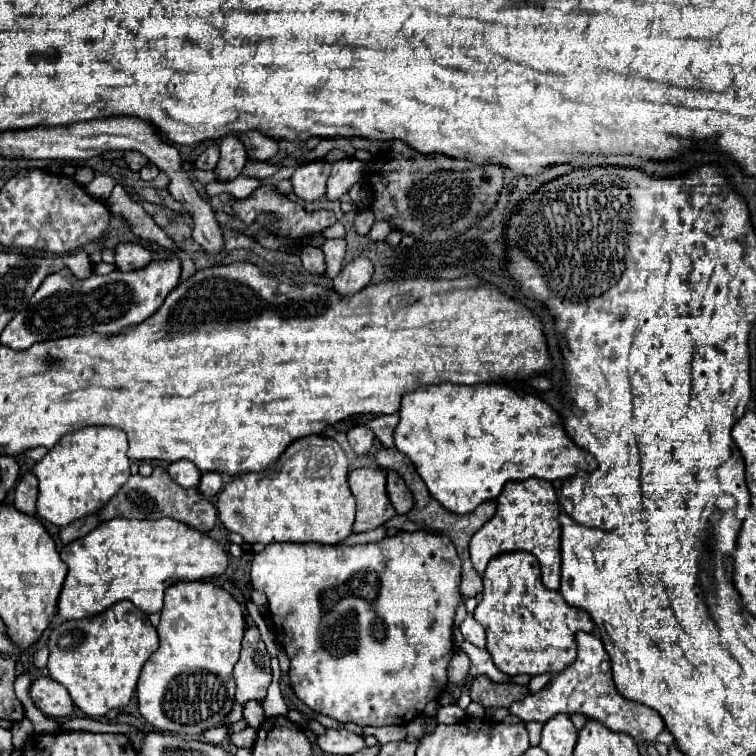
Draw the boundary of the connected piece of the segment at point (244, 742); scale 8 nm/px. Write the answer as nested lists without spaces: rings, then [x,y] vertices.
[[[246,727],[246,729],[242,729],[240,733],[232,735],[230,739],[232,739],[232,743],[234,743],[236,747],[252,747],[254,741],[256,741],[256,729]]]

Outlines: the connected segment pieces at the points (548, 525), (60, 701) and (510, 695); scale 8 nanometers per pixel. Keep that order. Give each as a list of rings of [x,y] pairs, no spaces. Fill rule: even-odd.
[[[526,479],[526,481],[510,481],[502,489],[498,497],[496,515],[476,531],[470,541],[470,555],[474,569],[482,575],[488,561],[500,553],[510,551],[526,551],[532,553],[542,571],[542,583],[548,589],[560,587],[560,505],[556,491],[550,481],[542,479]]]
[[[50,677],[36,679],[30,687],[30,697],[46,717],[66,717],[74,711],[66,687]]]
[[[478,675],[470,697],[484,707],[510,707],[514,701],[524,699],[528,695],[528,687],[522,685],[508,685],[508,683],[492,683],[486,675]]]

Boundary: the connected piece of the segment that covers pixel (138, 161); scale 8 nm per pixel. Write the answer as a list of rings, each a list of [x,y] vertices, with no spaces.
[[[124,151],[124,161],[132,171],[140,171],[148,163],[148,159],[138,151]]]

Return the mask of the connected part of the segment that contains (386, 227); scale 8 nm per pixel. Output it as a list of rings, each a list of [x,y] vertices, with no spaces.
[[[384,219],[384,221],[376,221],[374,227],[370,229],[368,237],[370,237],[370,239],[386,239],[390,231],[392,231],[392,223],[390,223],[388,219]]]

